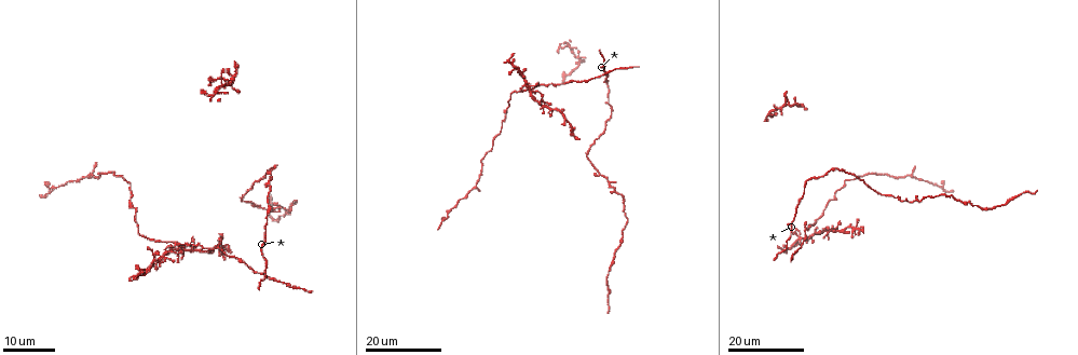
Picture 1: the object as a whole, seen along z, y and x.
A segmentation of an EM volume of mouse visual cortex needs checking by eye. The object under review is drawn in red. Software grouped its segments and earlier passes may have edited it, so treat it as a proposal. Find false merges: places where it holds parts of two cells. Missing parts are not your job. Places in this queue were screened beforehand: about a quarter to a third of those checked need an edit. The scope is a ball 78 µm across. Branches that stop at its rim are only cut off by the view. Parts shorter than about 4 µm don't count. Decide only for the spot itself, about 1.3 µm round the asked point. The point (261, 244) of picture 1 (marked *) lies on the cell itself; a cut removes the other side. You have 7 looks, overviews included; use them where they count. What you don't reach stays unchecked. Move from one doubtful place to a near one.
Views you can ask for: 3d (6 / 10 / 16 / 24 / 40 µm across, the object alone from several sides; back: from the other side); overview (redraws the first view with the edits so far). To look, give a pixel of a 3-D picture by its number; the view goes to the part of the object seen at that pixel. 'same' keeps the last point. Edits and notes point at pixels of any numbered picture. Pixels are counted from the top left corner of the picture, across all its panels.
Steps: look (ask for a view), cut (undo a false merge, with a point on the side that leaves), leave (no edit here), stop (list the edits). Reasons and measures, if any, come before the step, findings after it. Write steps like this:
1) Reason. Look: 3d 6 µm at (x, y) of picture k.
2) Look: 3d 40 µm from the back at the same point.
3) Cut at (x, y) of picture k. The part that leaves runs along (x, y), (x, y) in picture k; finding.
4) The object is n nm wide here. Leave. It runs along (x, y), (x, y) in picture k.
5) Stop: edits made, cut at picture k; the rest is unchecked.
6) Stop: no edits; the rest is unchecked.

Four or more arms meet. Look: 3d 24 µm at (165, 241) of picture 1.

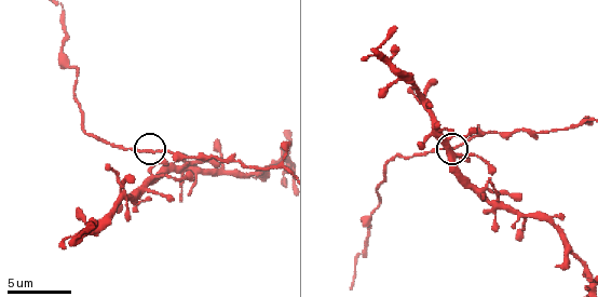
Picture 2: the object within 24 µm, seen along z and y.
Look: 3d 10 µm at (455, 148) of picture 2.

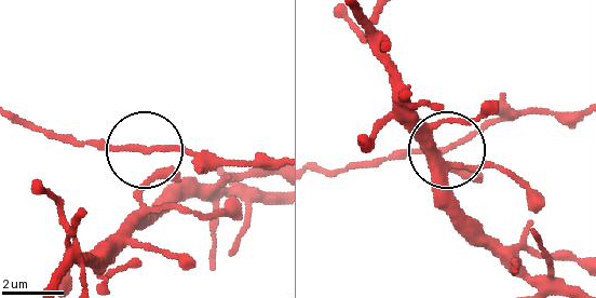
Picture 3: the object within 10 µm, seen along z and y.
Leave. Continuous, no second cell.

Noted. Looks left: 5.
Narrows sharply. Look: 3d 16 µm at (844, 183) of picture 1.

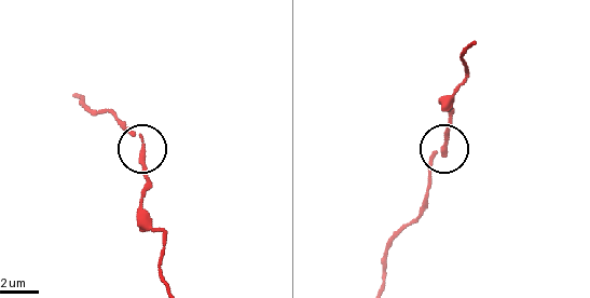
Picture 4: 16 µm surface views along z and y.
Look: 3d 6 µm at (141, 143) of picture 4.

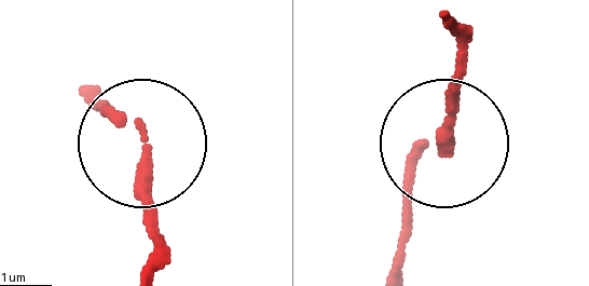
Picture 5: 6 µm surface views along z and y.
Leave. Continuous, no second cell.

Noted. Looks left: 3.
Arms part here. Look: 3d 16 µm at (605, 84) of picture 1.

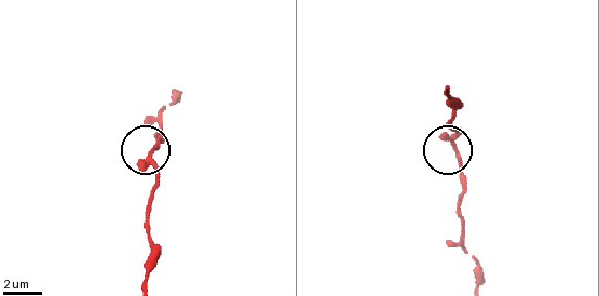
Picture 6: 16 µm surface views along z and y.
Look: 3d 10 µm at (451, 143) of picture 6.

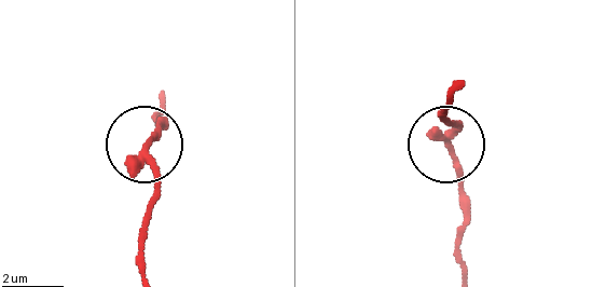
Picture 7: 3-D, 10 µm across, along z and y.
The side arm is 32 µm long. Leave. It runs along (446, 98), (463, 204) in picture 7; continuous, no second cell.

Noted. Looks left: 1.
Stop: no edits; the rest is unchecked.

